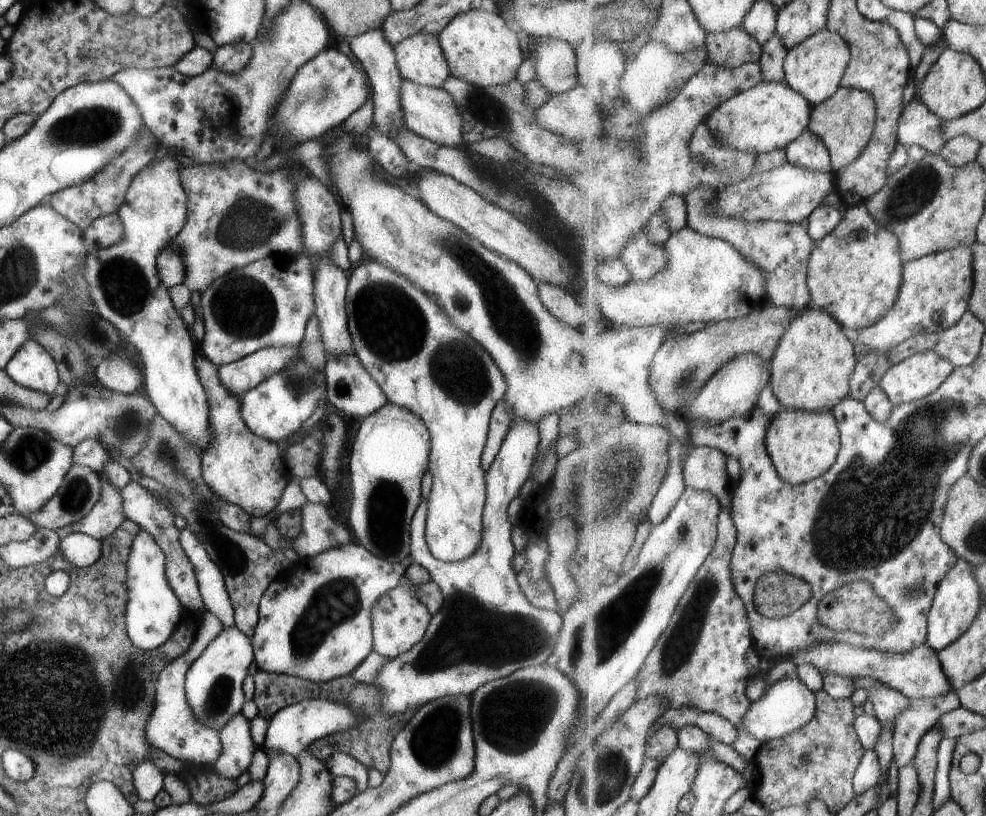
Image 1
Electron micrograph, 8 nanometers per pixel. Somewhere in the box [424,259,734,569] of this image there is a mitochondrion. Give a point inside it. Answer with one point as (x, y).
(460, 373)

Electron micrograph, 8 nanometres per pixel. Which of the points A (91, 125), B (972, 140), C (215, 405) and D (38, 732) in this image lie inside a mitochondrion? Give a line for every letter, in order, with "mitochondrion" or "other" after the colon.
A: mitochondrion
B: other
C: other
D: mitochondrion

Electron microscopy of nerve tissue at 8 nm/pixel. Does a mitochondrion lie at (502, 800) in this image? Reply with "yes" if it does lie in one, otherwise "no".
no

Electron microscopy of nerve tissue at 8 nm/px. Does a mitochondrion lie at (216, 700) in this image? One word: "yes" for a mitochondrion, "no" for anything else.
yes

